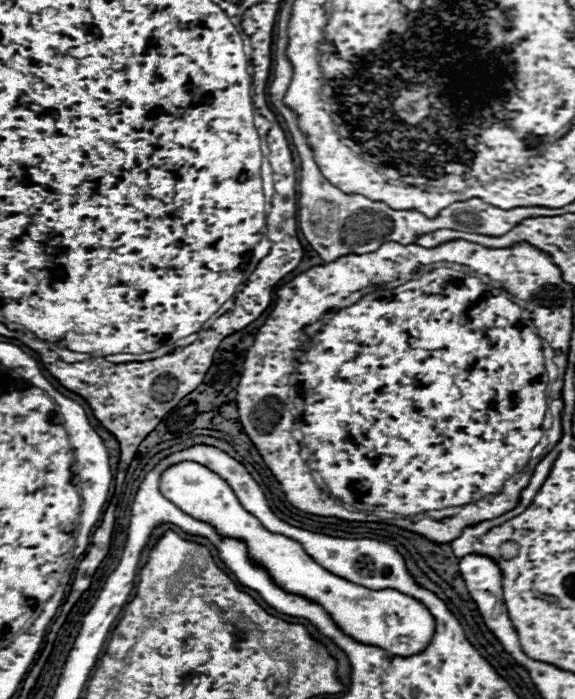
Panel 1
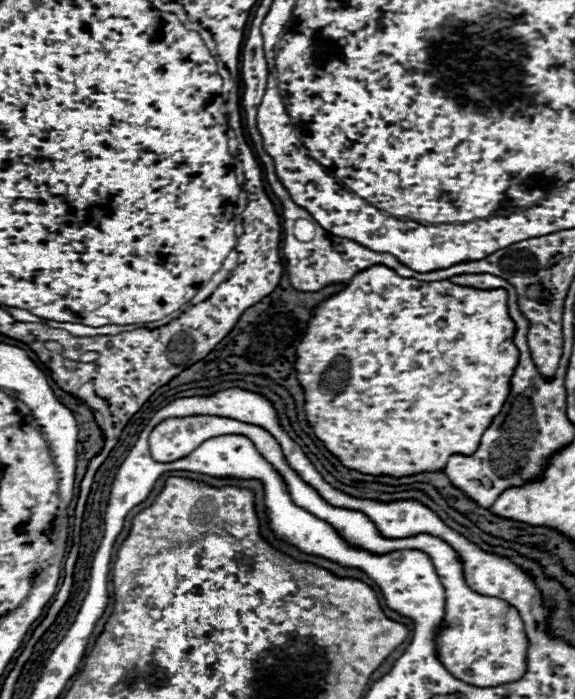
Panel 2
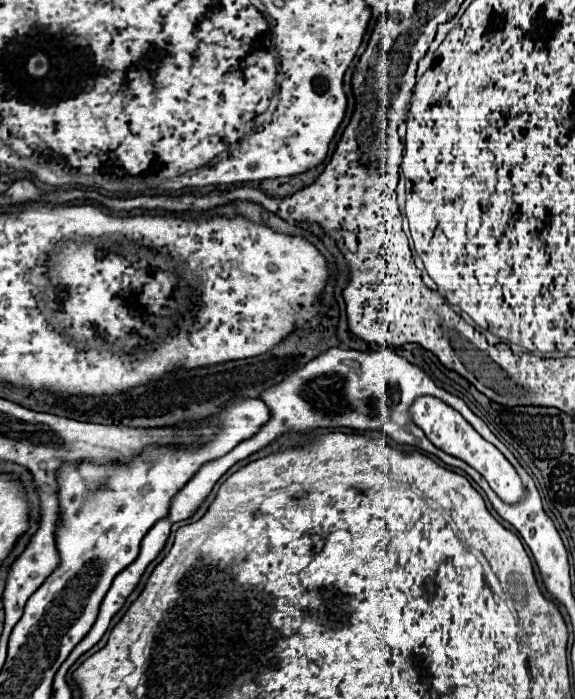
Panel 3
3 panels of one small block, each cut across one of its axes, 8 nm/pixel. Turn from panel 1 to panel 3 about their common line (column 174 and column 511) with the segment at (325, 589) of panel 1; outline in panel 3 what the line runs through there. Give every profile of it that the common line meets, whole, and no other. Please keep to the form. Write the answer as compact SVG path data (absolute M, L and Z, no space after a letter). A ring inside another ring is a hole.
M420 396L412 402L410 406L410 416L414 420L414 424L418 428L424 430L424 434L428 436L428 440L444 450L446 454L452 454L460 460L464 460L466 464L470 464L474 470L478 470L490 484L490 488L500 496L500 500L504 500L506 504L516 504L524 498L524 484L518 476L518 472L514 470L514 466L504 458L504 454L490 442L486 442L454 408L450 408L446 402L442 402L440 398L434 396Z

